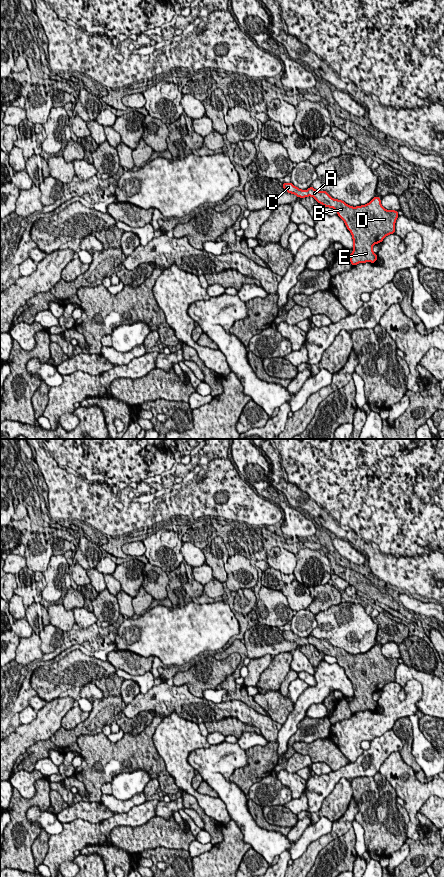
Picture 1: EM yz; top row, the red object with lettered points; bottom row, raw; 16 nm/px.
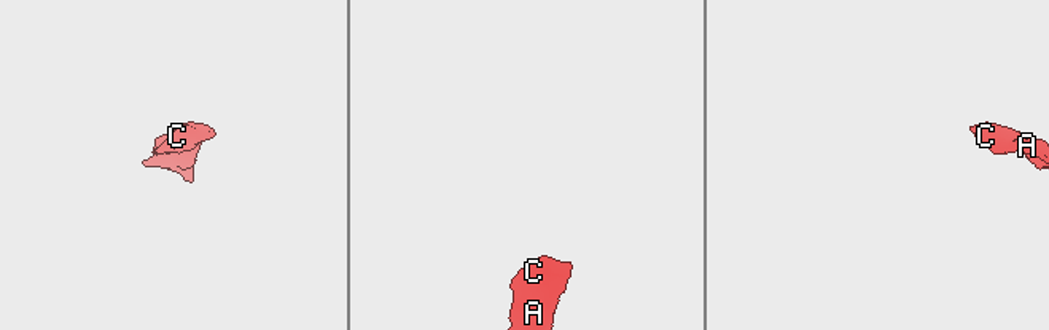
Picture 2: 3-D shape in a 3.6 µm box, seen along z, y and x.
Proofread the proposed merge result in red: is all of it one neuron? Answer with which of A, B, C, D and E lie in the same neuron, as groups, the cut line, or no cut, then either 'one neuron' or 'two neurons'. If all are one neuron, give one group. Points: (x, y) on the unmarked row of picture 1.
groups A B C D E; cut none; one neuron

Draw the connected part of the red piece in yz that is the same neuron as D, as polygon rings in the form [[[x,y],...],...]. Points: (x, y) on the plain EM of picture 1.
[[[289,630],[282,631],[282,635],[299,646],[311,644],[324,655],[336,658],[352,683],[354,698],[349,702],[352,714],[366,710],[375,712],[378,704],[373,700],[373,693],[381,691],[386,684],[395,681],[398,659],[384,657],[381,646],[377,644],[366,653],[353,655],[343,648],[332,646],[327,639],[318,639],[312,634],[302,638]]]

